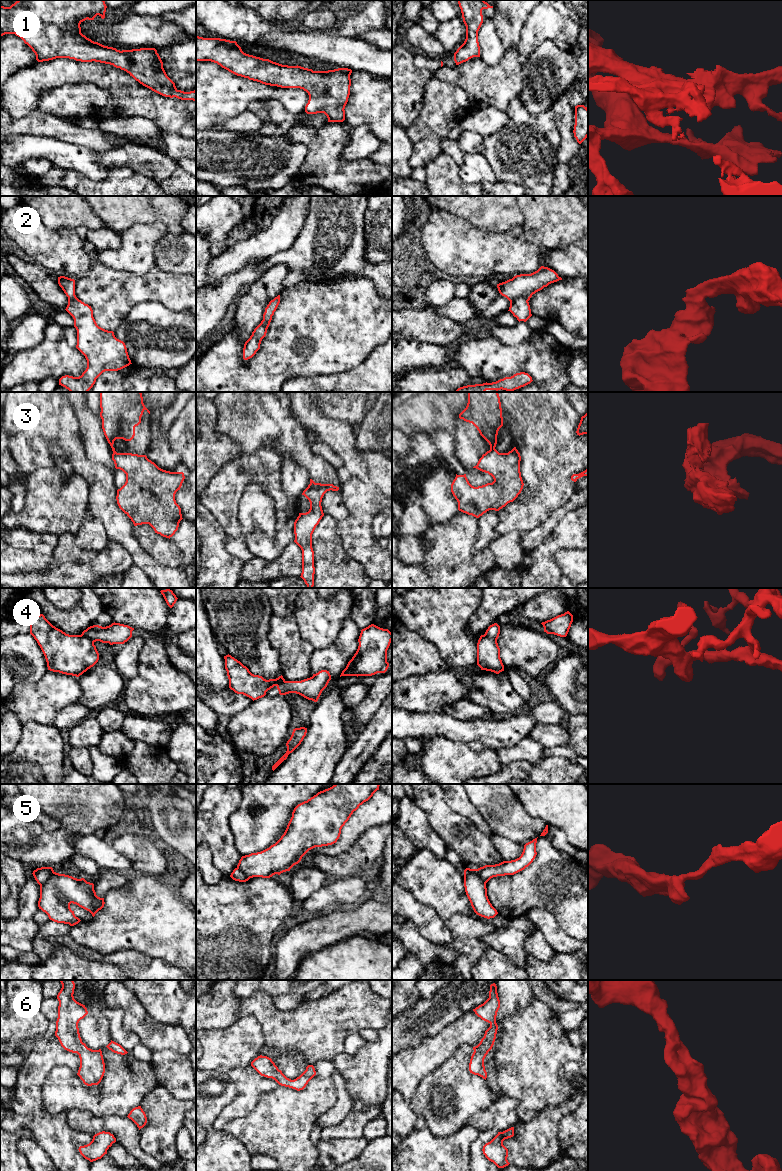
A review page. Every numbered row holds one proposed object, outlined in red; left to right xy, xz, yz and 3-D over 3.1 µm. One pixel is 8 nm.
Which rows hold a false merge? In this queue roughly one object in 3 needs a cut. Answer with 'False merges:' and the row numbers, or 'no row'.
False merges: 3, 4, 5

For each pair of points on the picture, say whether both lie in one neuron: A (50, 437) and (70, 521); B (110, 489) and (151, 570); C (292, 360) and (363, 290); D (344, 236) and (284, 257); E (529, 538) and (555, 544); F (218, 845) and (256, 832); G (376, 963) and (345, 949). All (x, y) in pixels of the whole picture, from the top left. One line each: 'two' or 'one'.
A: two
B: one
C: one
D: one
E: two
F: two
G: one

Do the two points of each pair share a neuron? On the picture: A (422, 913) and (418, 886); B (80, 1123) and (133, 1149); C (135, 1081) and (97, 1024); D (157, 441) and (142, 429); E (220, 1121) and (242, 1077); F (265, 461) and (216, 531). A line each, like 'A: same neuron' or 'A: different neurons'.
A: different neurons
B: same neuron
C: different neurons
D: different neurons
E: same neuron
F: different neurons

